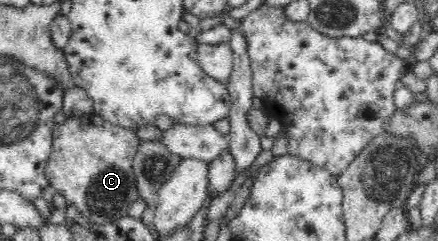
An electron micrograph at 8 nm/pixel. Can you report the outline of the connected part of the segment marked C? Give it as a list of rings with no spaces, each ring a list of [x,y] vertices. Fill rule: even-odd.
[[[95,112],[69,117],[52,130],[52,152],[46,166],[48,184],[74,204],[83,218],[95,224],[115,223],[129,216],[129,208],[139,200],[132,168],[140,139],[133,130],[115,126]]]

